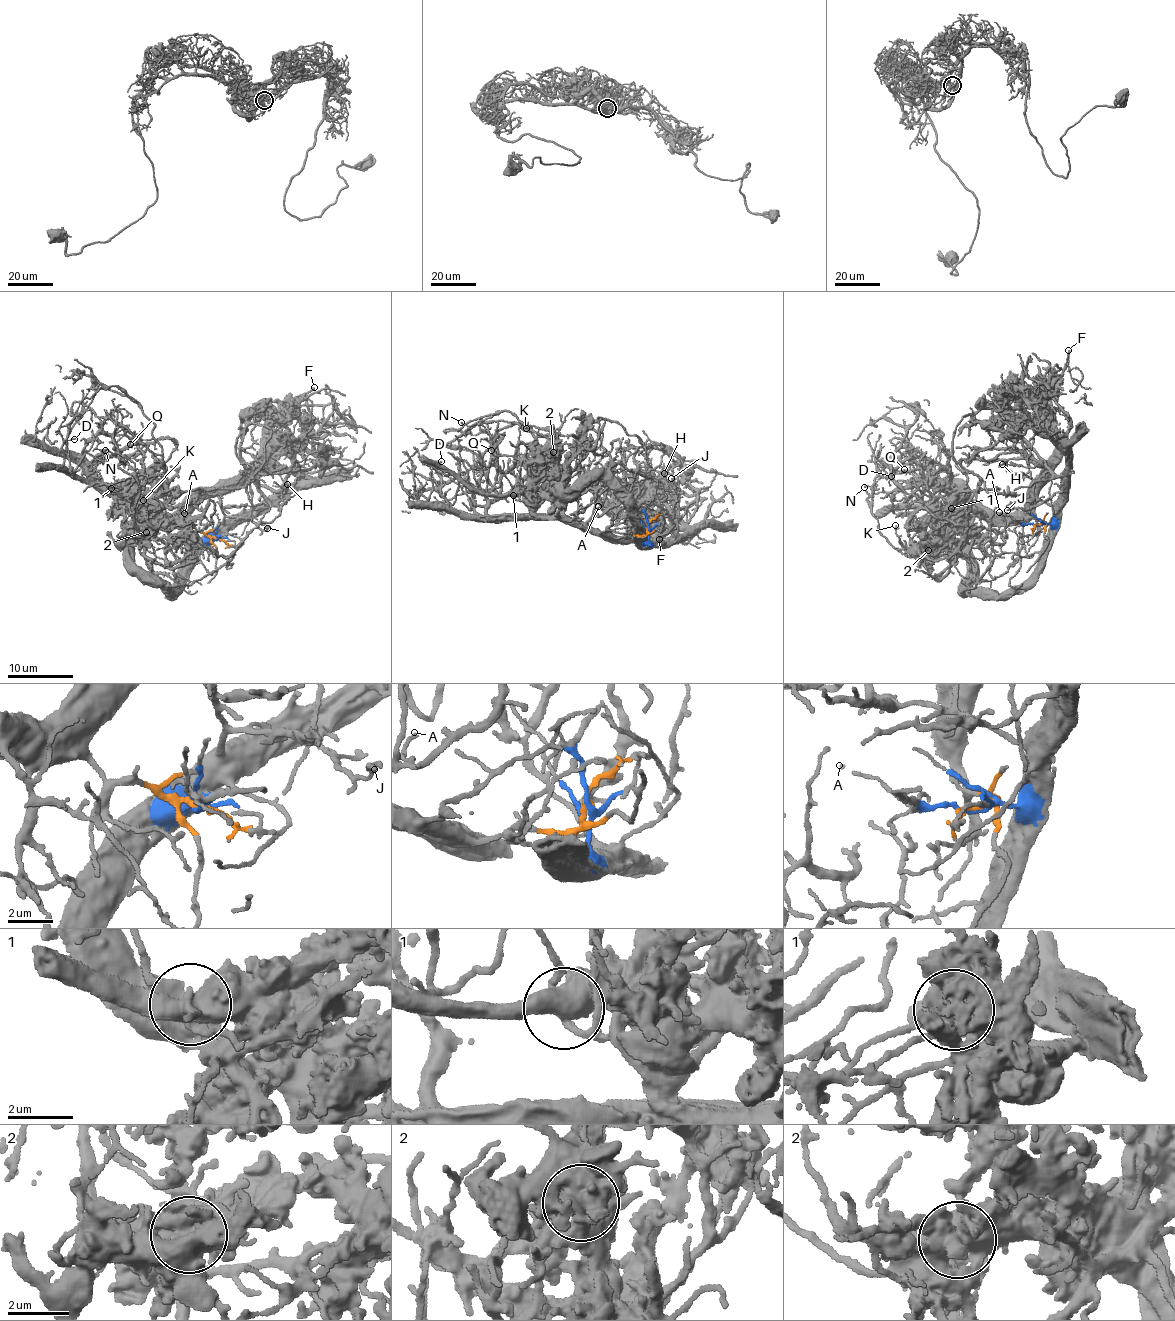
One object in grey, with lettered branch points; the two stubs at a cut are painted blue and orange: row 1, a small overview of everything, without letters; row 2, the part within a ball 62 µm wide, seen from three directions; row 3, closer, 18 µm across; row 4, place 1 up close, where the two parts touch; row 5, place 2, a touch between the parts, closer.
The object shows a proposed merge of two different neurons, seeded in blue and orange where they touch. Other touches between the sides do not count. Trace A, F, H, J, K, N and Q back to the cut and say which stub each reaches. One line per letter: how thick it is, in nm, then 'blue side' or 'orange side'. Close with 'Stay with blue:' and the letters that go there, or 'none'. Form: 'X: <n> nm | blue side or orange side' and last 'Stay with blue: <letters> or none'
A: 160 nm | orange side
F: 240 nm | orange side
H: 120 nm | blue side
J: 200 nm | blue side
K: 280 nm | blue side
N: 150 nm | blue side
Q: 90 nm | orange side
Stay with blue: H, J, K, N

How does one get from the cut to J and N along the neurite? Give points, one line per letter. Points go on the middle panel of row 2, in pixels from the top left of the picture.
J: (649, 528), (650, 542), (666, 546), (673, 539), (671, 528), (677, 490), (672, 478)
N: (649, 528), (646, 543), (600, 480), (561, 492), (545, 437), (515, 415), (460, 422)

